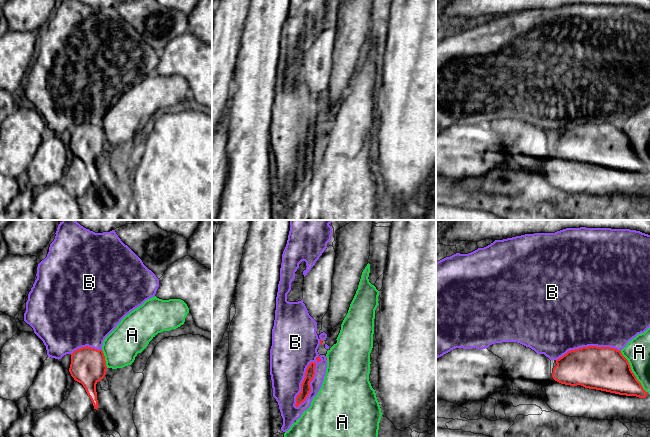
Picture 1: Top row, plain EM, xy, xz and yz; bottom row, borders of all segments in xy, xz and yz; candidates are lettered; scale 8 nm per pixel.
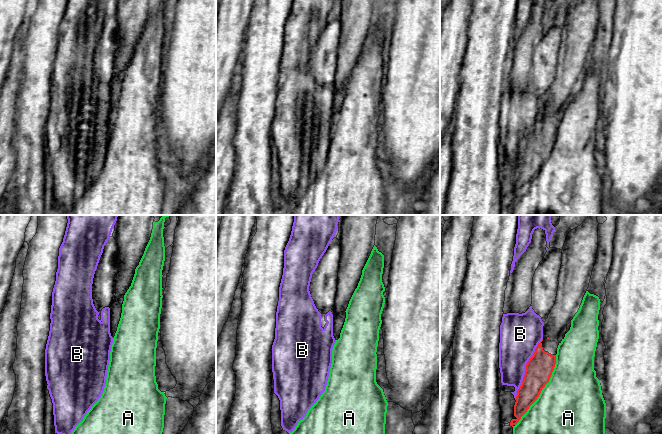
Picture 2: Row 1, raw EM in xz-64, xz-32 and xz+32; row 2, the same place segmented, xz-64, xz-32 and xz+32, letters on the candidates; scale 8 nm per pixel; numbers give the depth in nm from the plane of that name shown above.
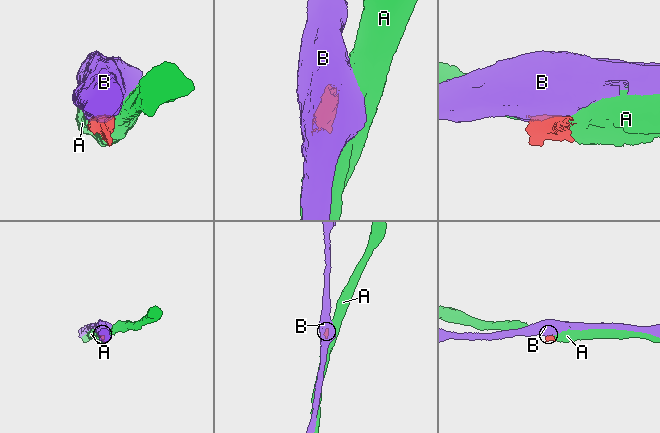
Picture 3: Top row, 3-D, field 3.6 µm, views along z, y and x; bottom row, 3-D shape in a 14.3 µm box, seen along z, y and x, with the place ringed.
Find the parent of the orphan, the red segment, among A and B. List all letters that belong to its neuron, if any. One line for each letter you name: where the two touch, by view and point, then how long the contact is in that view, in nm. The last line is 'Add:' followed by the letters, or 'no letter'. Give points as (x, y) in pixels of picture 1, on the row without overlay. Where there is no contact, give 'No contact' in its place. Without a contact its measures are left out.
Add: no letter

